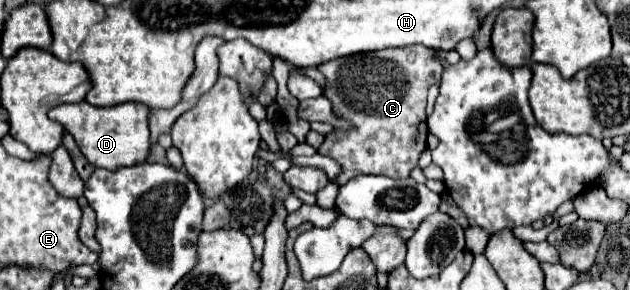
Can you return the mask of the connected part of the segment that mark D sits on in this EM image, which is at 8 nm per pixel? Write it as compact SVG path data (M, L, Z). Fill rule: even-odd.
M87 101L59 105L51 109L49 117L61 123L73 137L83 155L95 167L105 167L109 171L117 171L119 167L133 167L137 163L145 163L151 151L149 141L149 113L147 105L115 105L115 109L95 109Z

